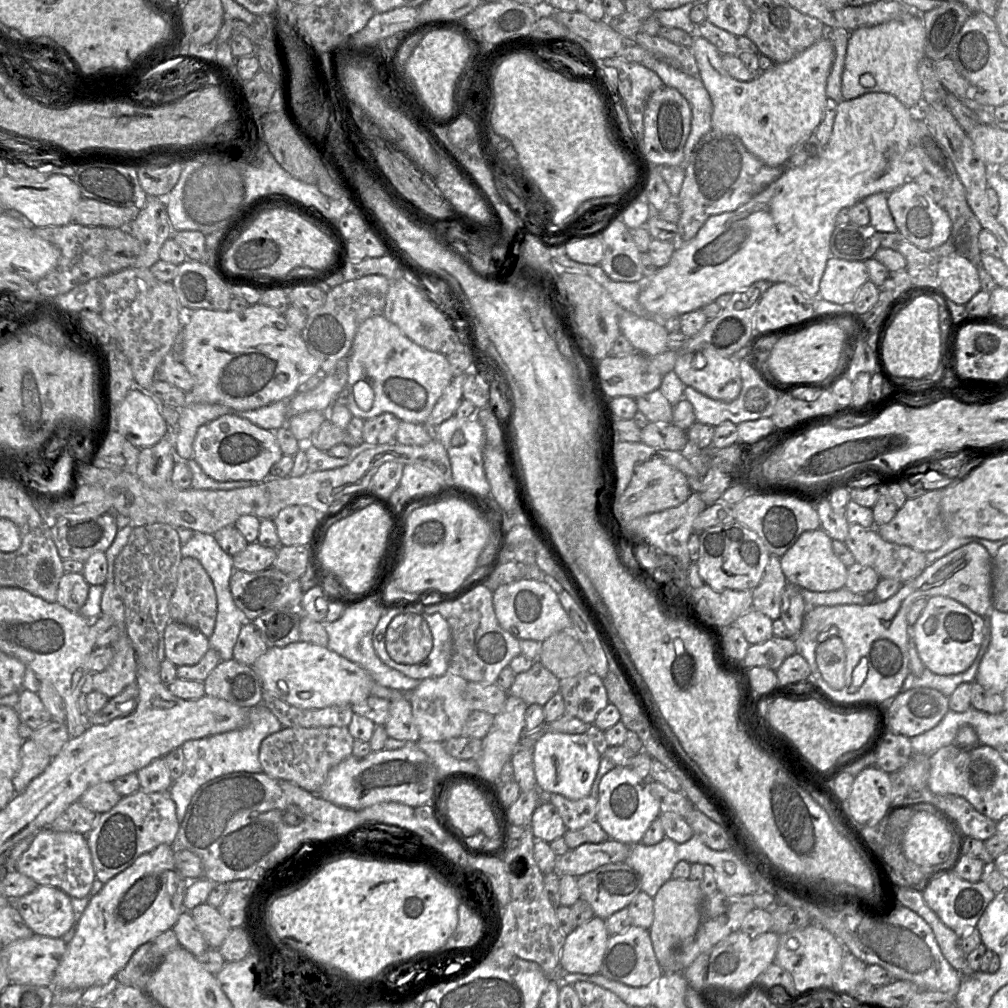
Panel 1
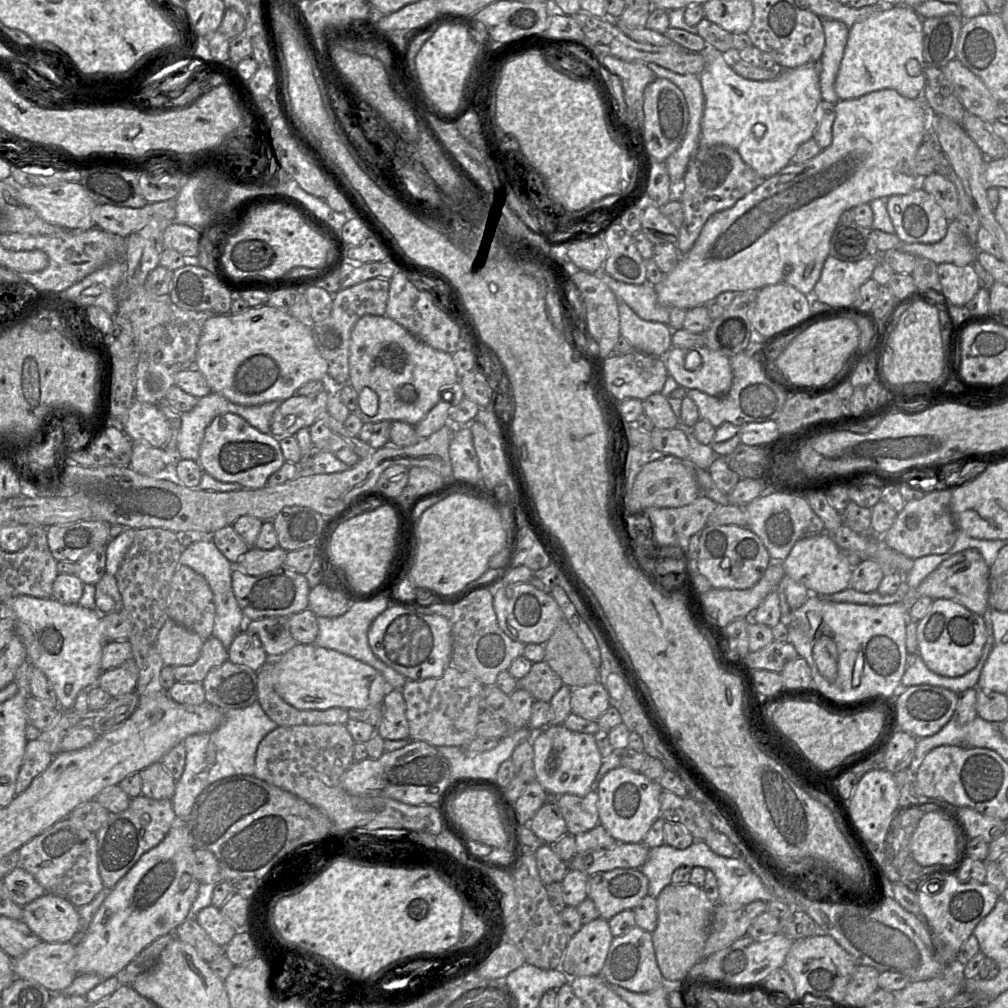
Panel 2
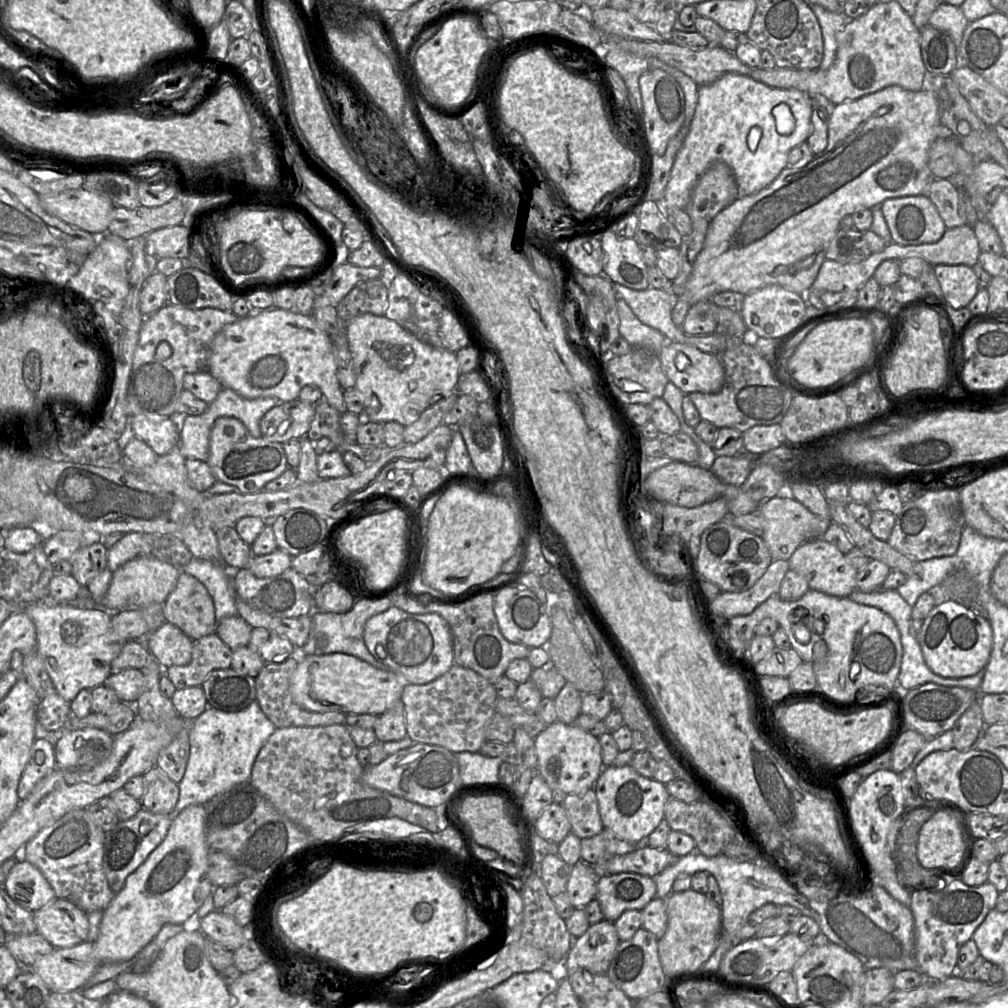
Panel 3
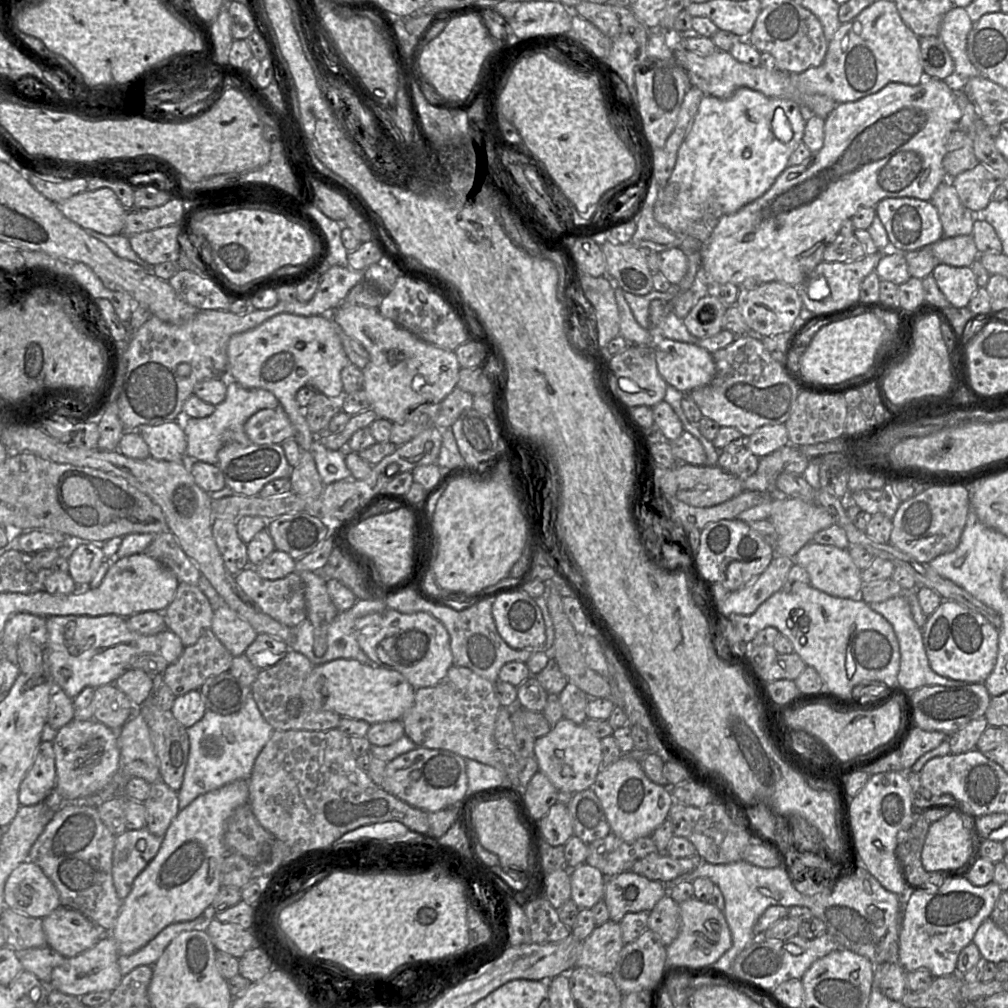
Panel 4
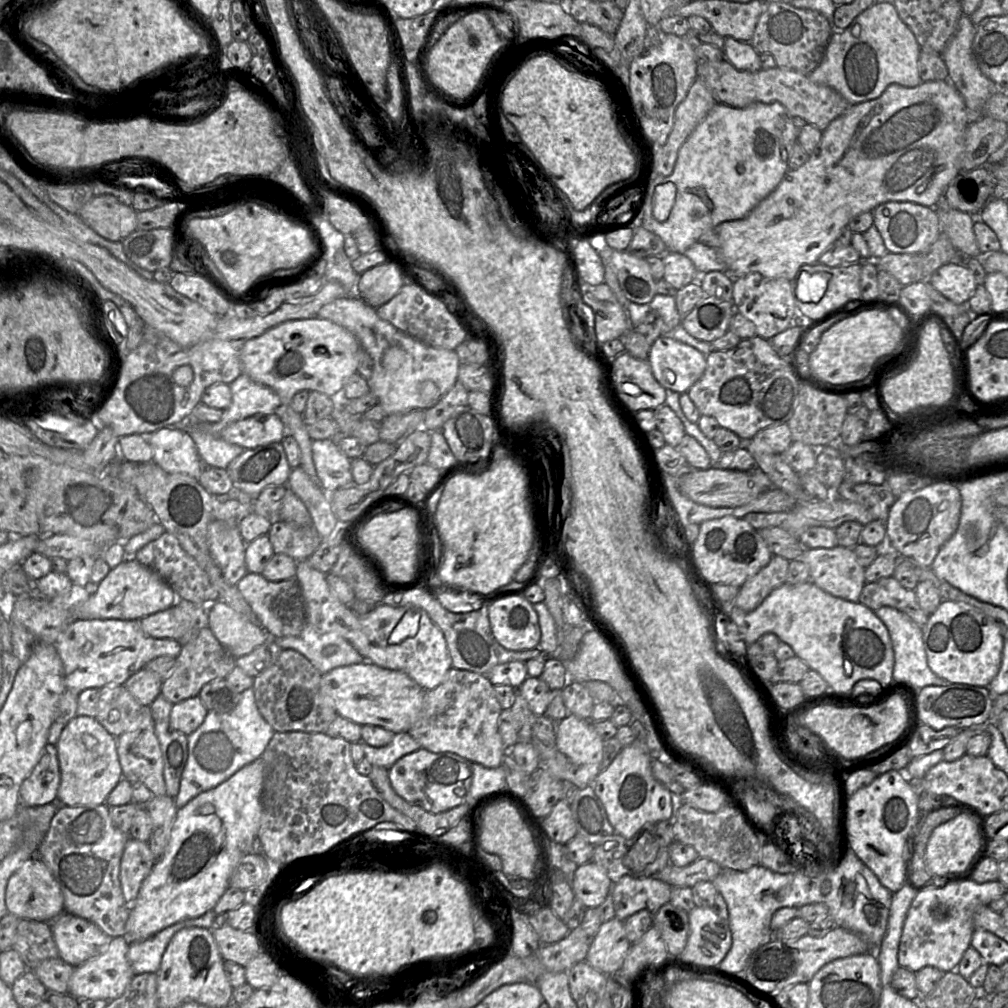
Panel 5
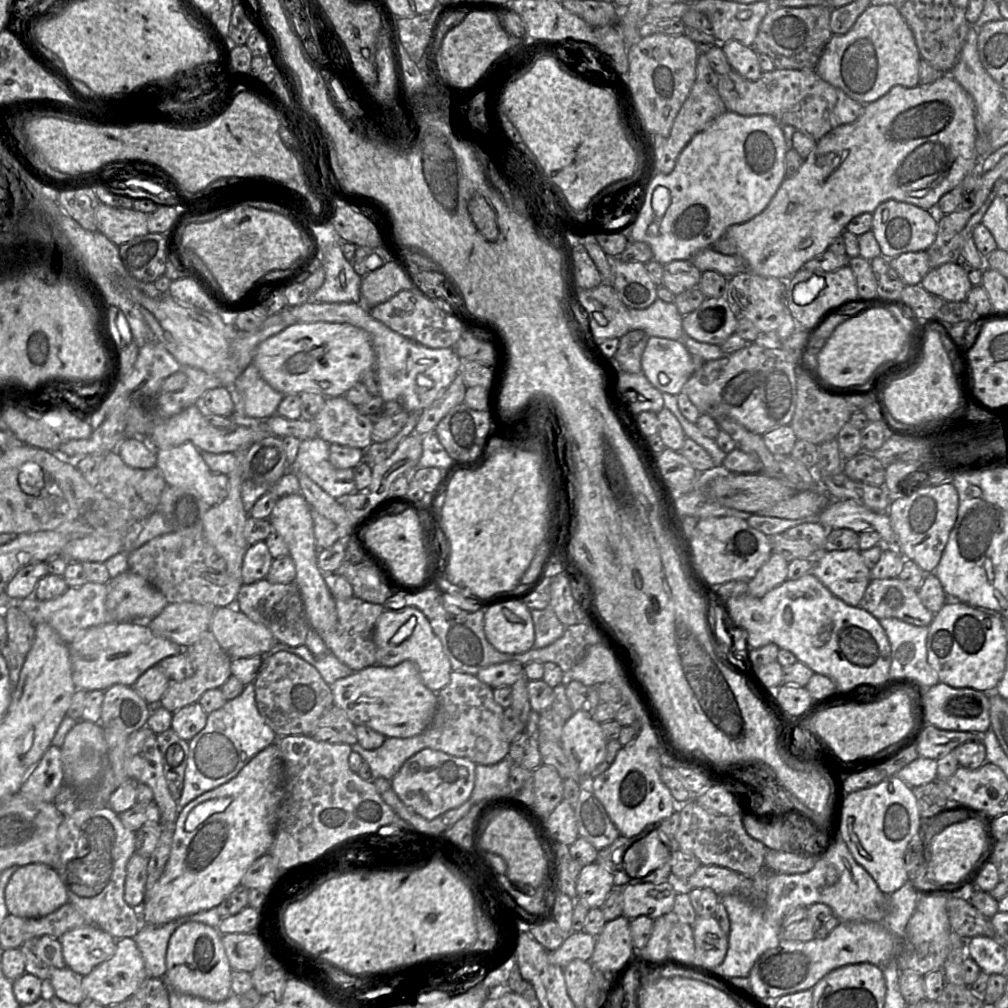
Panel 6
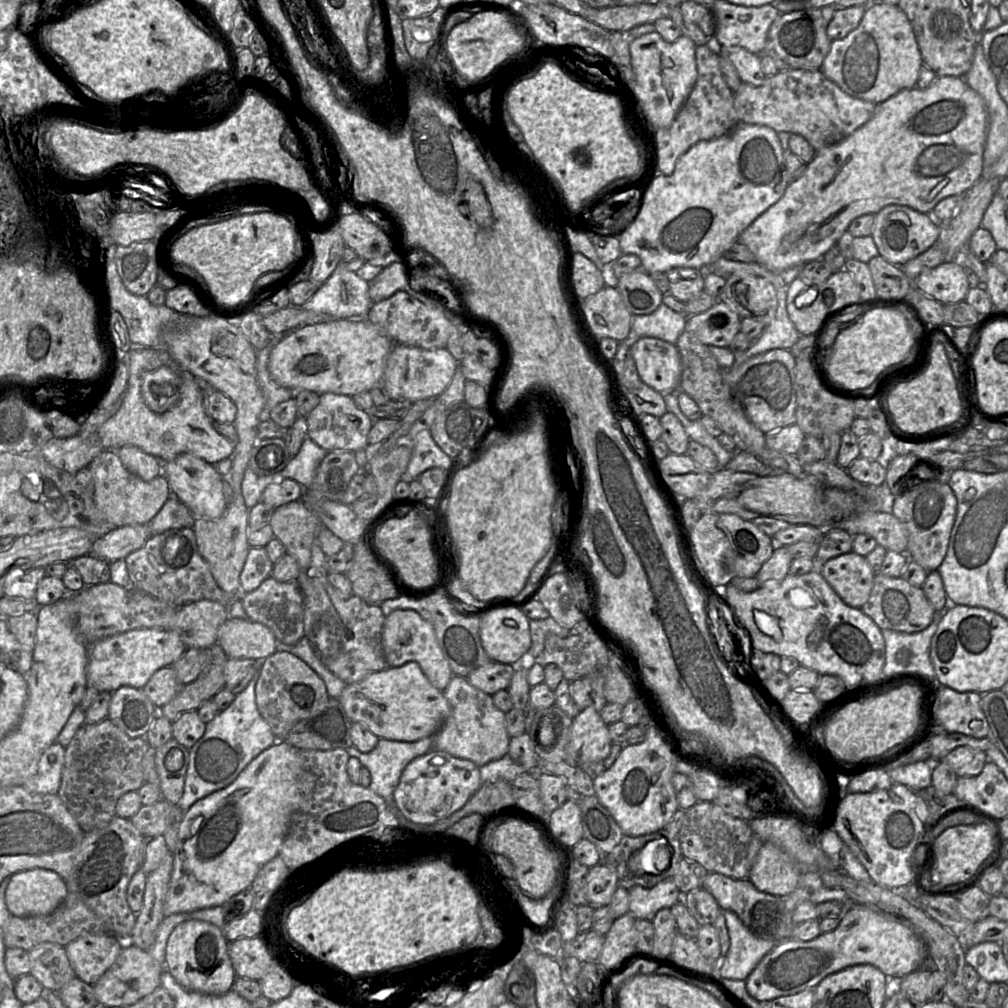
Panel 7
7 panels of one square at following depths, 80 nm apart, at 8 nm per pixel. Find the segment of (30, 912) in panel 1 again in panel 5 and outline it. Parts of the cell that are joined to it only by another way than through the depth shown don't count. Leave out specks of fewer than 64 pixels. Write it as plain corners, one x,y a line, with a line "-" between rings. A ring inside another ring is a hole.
66,911
47,923
59,957
73,967
101,954
112,939
94,923

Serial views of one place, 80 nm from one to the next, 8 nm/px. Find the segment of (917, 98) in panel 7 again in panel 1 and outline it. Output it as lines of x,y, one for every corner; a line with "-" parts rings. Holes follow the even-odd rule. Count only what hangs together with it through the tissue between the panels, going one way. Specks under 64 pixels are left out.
867,93
852,100
844,100
838,104
834,120
832,135
828,144
824,147
822,155
814,163
804,167
787,166
785,172
773,183
767,186
759,194
755,195
749,202
732,212
710,216
697,235
690,241
677,243
669,263
657,270
656,274
643,283
639,294
640,304
648,311
649,316
658,320
666,320
673,316
681,316
685,313
703,309
706,305
714,302
723,294
732,294
742,290
753,283
764,280
770,283
785,282
795,286
804,295
816,299
819,295
820,281
824,274
827,261
830,257
830,237
836,227
836,216
843,208
850,208
857,202
863,201
867,196
891,191
901,187
908,179
903,156
910,148
910,136
914,133
914,118
920,111
912,111
901,103
896,97
888,93

